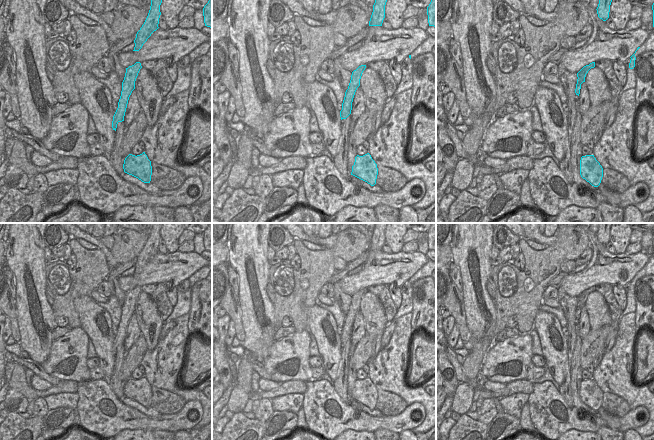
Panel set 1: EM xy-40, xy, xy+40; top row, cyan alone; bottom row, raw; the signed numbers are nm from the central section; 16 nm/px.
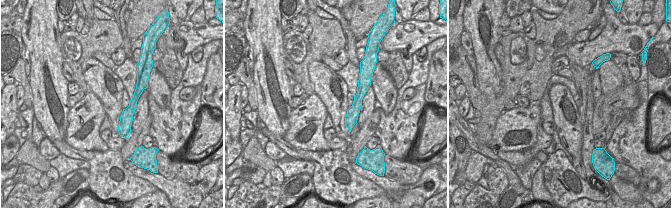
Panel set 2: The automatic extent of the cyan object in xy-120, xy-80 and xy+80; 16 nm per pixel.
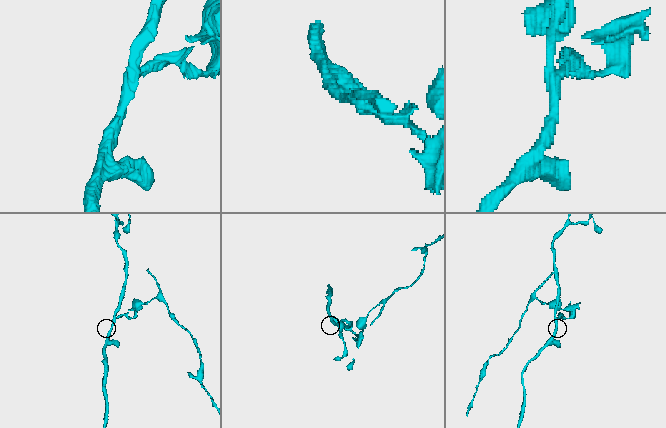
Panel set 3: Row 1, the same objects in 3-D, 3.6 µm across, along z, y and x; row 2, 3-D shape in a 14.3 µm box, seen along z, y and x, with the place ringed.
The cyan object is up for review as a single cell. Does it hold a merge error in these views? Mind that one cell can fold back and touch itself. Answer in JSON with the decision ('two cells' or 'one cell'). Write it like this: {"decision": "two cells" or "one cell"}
{"decision": "two cells"}

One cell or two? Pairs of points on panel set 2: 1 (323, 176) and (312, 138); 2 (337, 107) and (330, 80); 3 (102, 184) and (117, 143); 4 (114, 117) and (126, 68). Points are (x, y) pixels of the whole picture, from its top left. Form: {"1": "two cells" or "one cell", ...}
{"1": "two cells", "2": "one cell", "3": "two cells", "4": "two cells"}

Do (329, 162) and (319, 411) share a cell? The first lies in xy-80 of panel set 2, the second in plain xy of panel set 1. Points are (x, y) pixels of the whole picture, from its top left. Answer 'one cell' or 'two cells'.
one cell

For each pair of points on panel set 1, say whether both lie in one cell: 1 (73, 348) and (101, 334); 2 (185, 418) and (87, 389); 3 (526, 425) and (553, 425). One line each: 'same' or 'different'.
1: different
2: same
3: different

